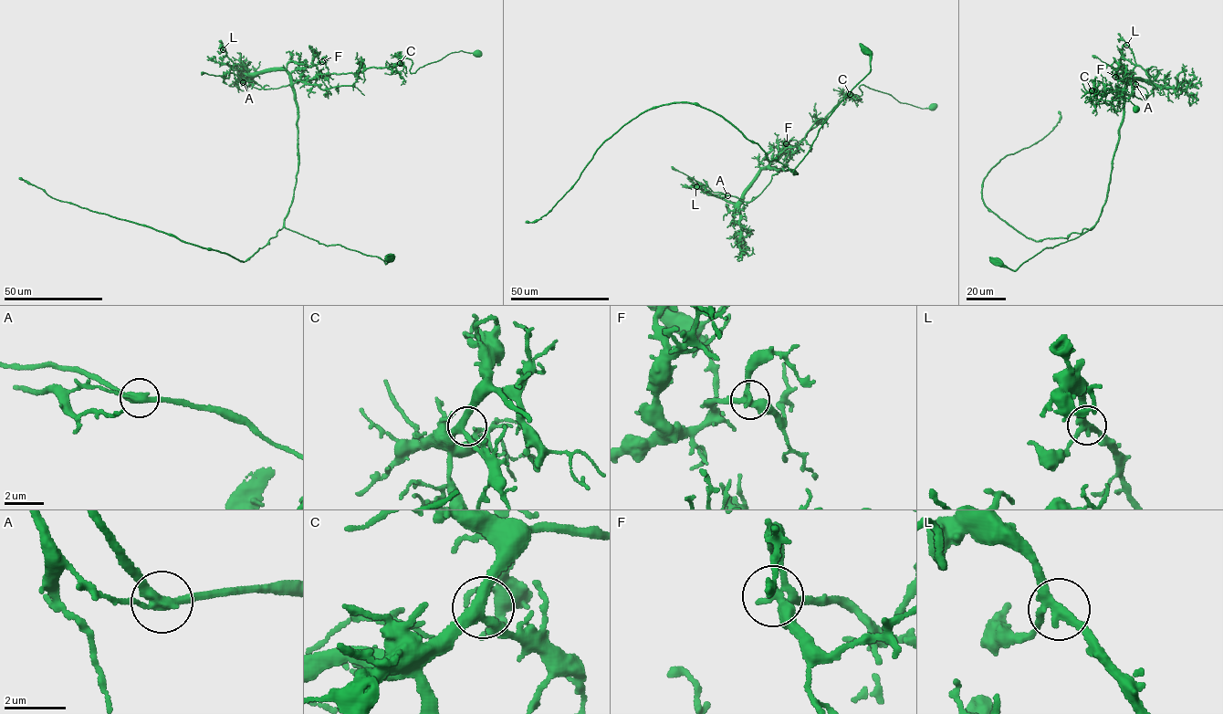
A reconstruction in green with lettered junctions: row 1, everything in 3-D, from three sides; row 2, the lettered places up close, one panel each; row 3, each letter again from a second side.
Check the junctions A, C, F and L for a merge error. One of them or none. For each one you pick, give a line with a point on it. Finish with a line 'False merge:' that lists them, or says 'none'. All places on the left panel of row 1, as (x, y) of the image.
A: at (243, 82)
False merge: A

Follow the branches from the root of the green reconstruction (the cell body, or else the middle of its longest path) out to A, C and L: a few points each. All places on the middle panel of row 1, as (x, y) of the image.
A: (864, 50), (871, 71), (820, 129), (797, 174), (764, 168), (735, 204), (714, 194), (727, 195)
C: (864, 50), (871, 71), (820, 129), (797, 174), (769, 166), (780, 152), (794, 153), (850, 94)
L: (864, 50), (871, 71), (820, 129), (795, 168), (797, 174), (790, 168), (764, 168), (735, 204), (696, 186)

